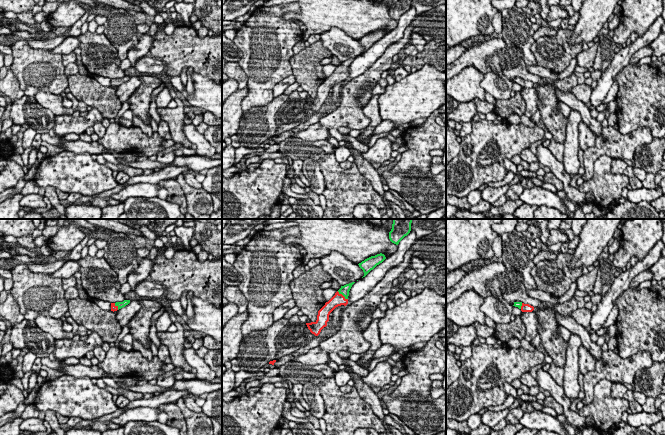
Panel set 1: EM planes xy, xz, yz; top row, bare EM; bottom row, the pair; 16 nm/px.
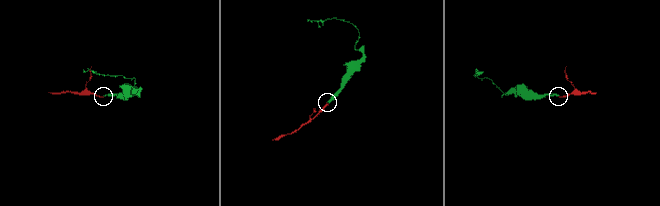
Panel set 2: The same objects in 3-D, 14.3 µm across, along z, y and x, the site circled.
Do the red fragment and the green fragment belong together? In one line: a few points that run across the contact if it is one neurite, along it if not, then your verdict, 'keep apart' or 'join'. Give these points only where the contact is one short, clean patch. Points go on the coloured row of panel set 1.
line xz (338, 299), (341, 294), (344, 290); join

